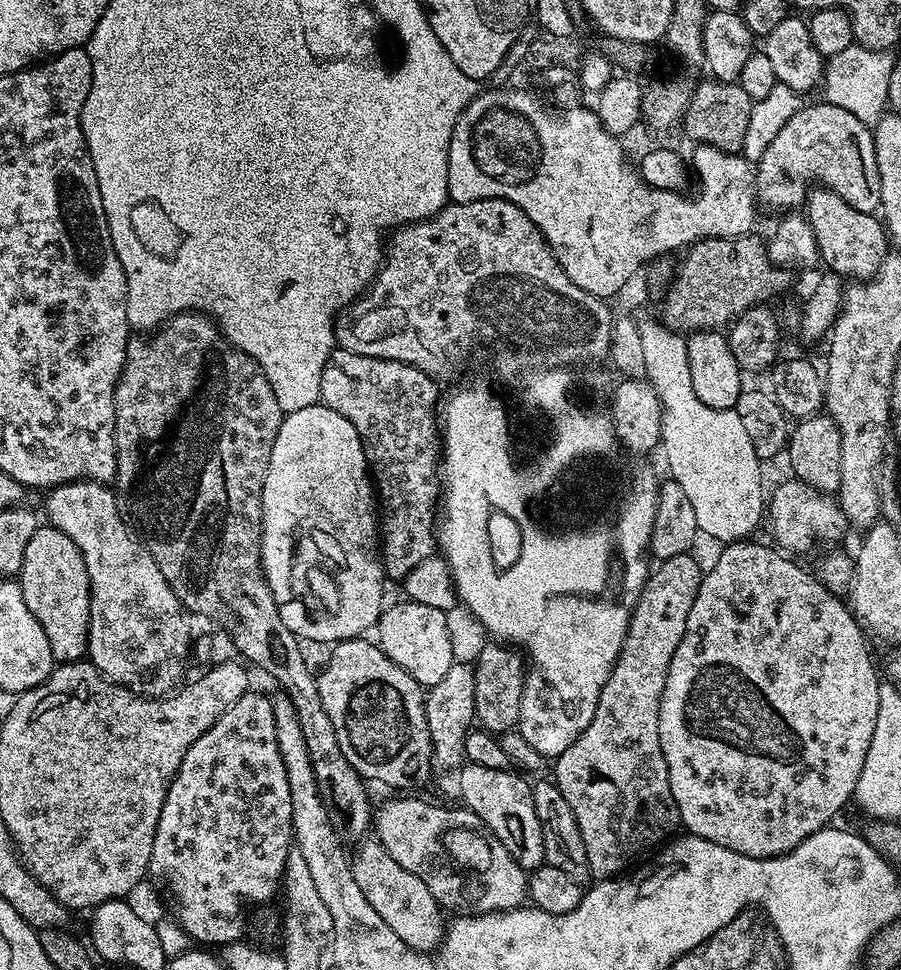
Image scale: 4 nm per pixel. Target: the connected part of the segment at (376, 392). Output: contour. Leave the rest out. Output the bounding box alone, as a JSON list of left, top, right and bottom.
[320,347,442,581]

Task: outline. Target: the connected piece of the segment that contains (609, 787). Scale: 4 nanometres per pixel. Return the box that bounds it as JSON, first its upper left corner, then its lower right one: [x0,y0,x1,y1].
[554,554,702,881]

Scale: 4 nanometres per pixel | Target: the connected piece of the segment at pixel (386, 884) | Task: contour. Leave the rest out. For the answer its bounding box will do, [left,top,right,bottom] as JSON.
[350,839,446,954]

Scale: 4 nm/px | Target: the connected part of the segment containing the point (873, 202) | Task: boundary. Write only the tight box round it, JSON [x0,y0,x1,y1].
[755,102,880,213]

